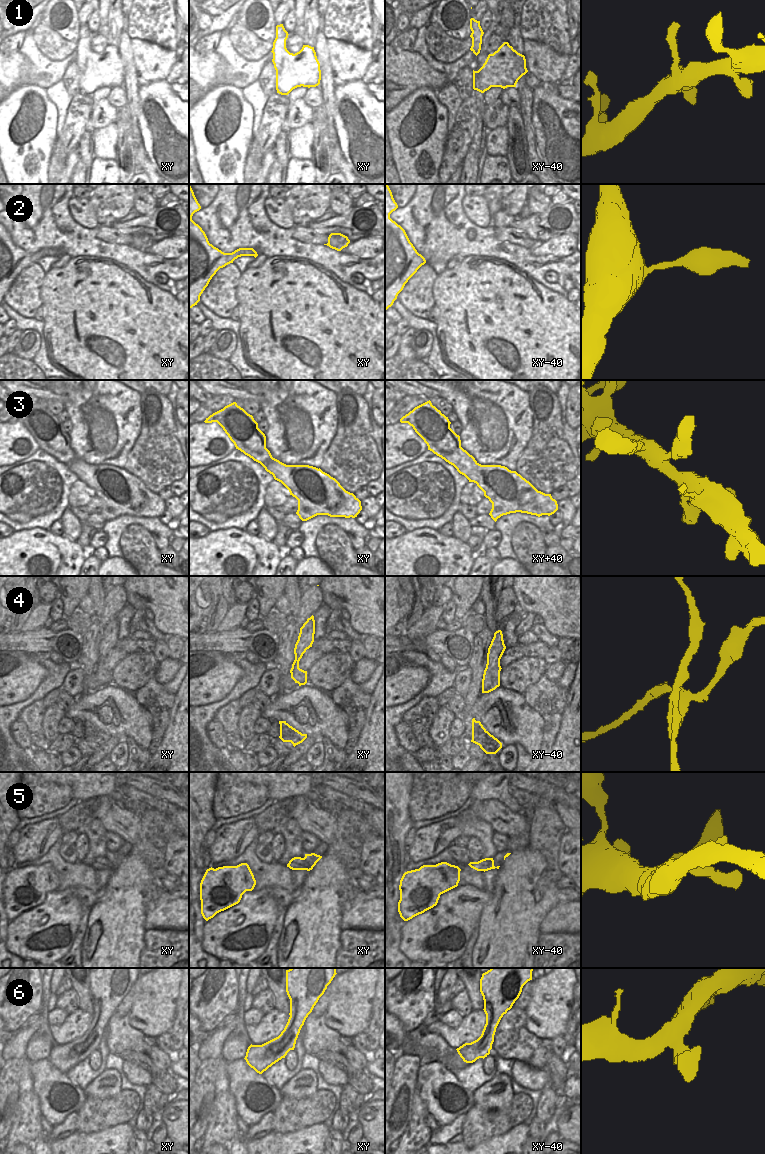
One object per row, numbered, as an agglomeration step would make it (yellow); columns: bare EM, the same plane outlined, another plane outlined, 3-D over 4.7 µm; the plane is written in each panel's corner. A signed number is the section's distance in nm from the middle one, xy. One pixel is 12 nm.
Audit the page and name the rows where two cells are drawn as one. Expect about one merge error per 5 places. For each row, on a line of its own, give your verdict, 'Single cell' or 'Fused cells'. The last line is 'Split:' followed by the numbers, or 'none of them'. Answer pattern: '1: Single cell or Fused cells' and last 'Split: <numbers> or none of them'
1: Single cell
2: Single cell
3: Single cell
4: Fused cells
5: Single cell
6: Single cell
Split: 4.

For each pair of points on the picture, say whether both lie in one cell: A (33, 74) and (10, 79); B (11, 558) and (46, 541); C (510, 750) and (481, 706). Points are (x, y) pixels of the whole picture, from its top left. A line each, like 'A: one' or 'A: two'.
A: one
B: one
C: two

